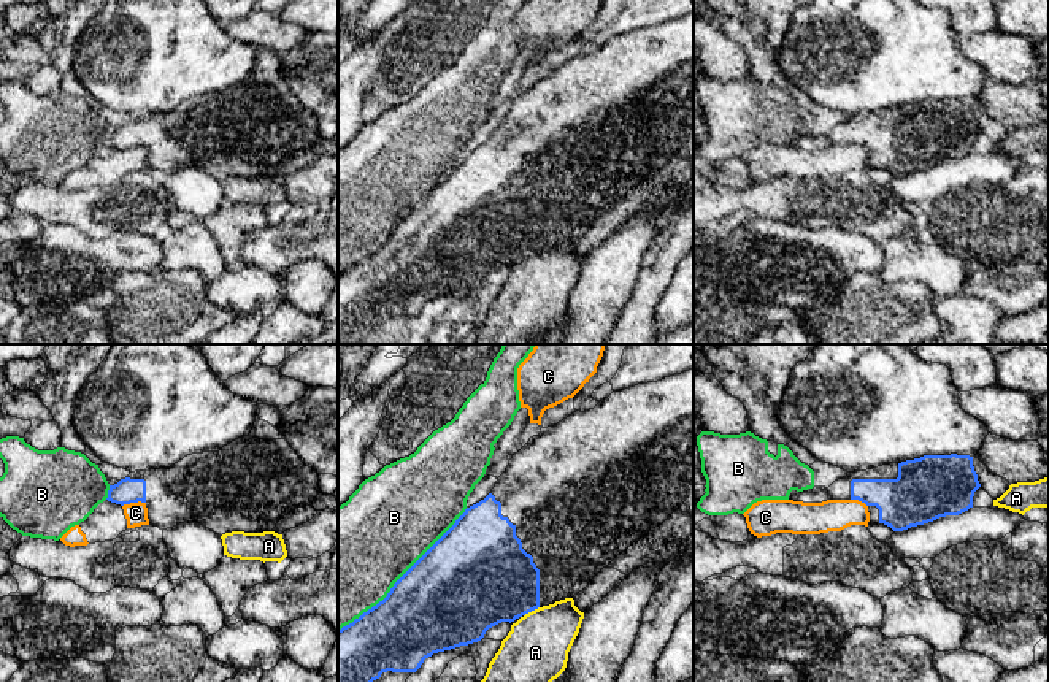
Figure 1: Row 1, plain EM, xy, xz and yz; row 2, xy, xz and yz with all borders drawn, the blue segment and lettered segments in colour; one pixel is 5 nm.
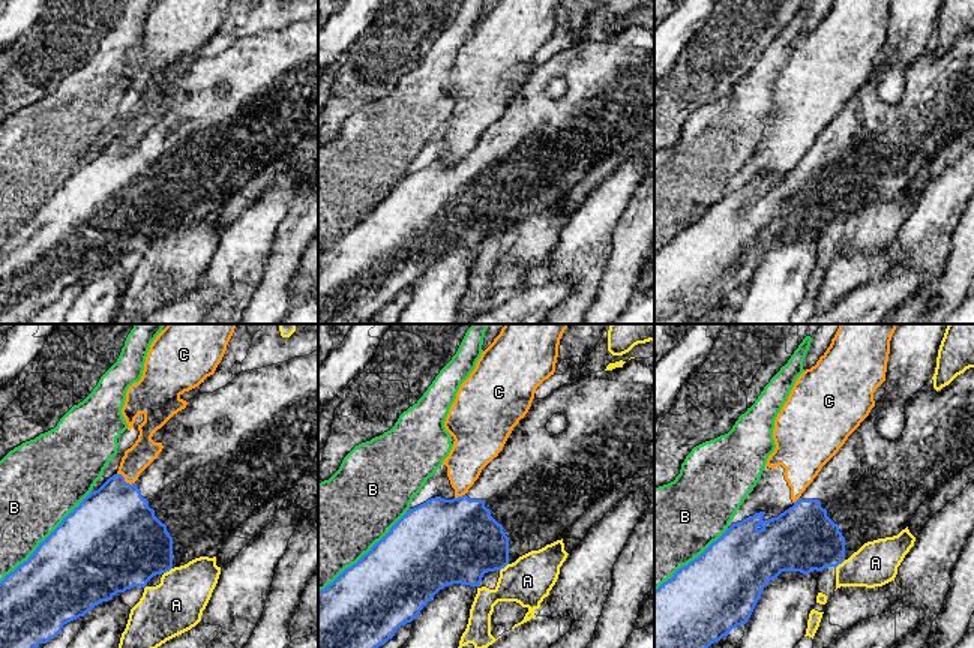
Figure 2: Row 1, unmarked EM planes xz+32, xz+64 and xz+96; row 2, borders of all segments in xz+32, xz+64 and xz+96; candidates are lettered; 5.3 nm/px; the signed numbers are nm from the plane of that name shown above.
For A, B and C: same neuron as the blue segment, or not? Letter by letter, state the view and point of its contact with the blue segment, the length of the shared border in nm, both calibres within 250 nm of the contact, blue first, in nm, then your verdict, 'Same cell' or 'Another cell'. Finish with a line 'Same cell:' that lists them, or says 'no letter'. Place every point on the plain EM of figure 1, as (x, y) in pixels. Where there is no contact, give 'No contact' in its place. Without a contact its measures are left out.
A: Touches blue at xz (530, 256). Shared border 90 nm. Thickness 440 nm (blue) against 340 nm. Another cell
B: Touches blue at xz (402, 221). Shared border 900 nm. Thickness 480 nm (blue) against 480 nm. Another cell
C: Touches blue at xy (134, 146). Shared border 120 nm. Thickness 130 nm (blue) against 110 nm. Another cell
Same cell: no letter

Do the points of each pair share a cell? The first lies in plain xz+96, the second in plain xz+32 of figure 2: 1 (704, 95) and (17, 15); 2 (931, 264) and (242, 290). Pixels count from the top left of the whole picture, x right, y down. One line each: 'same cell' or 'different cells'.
1: different cells
2: same cell

